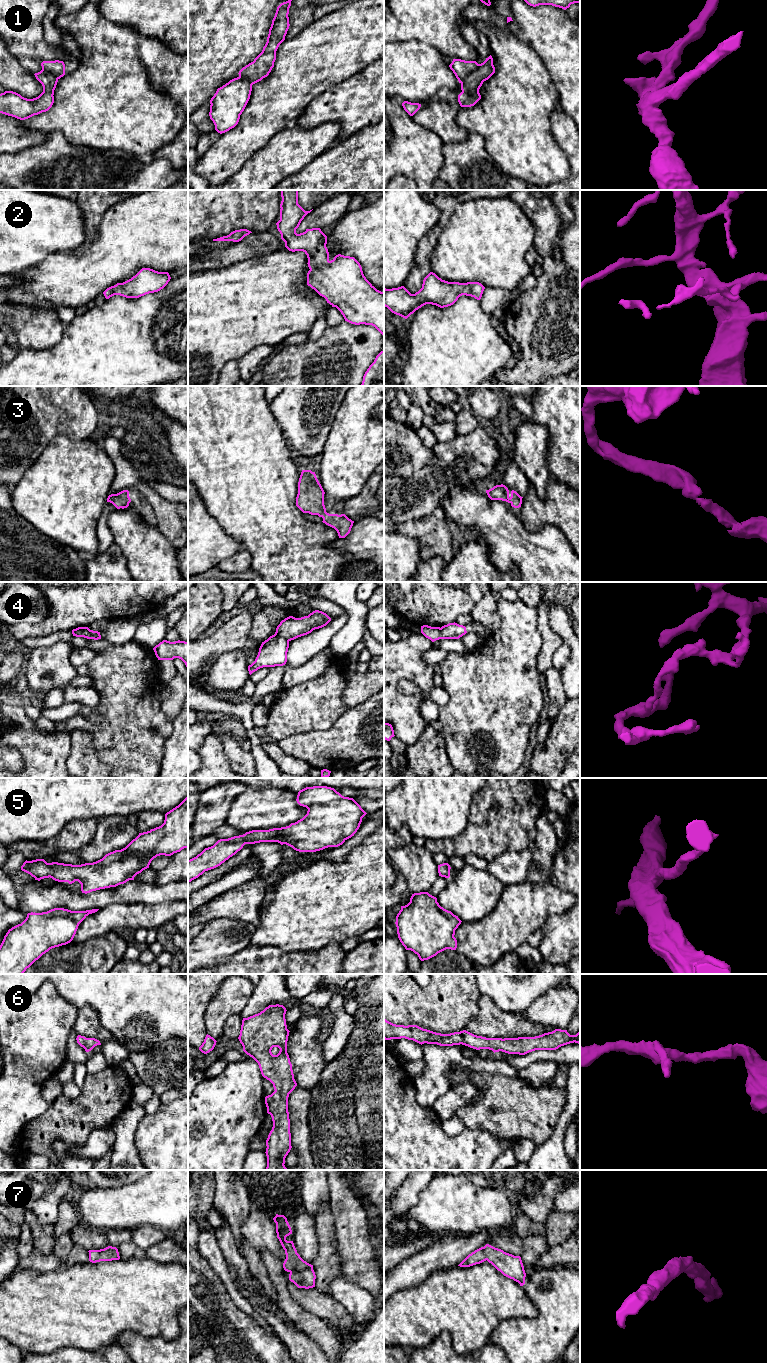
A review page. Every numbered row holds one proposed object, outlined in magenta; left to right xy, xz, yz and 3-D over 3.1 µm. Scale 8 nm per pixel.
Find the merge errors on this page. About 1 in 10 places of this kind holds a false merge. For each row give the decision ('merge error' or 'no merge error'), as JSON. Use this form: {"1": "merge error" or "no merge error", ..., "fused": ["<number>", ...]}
{"1": "merge error", "2": "no merge error", "3": "no merge error", "4": "merge error", "5": "no merge error", "6": "no merge error", "7": "no merge error", "fused": ["1", "4"]}

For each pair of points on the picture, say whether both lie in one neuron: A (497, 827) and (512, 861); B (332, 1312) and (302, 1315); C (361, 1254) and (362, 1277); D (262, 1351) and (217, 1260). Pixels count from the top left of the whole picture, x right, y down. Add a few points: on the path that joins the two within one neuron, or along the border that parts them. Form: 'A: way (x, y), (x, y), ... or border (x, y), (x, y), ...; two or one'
A: border (527, 847), (521, 851), (504, 852), (489, 862); two
B: border (294, 1300), (307, 1310), (322, 1317), (332, 1328); two
C: way (361, 1260), (362, 1271); one
D: border (227, 1292), (232, 1301), (260, 1325); two

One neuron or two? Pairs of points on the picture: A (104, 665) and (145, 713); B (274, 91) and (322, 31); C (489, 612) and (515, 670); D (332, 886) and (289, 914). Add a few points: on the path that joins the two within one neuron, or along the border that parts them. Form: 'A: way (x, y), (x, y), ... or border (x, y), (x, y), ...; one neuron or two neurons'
A: way (116, 677), (127, 688), (128, 698), (133, 703); one neuron
B: way (289, 76), (319, 46); one neuron
C: border (497, 605), (500, 626), (489, 633); two neurons
D: way (321, 897), (304, 914), (300, 914); one neuron

